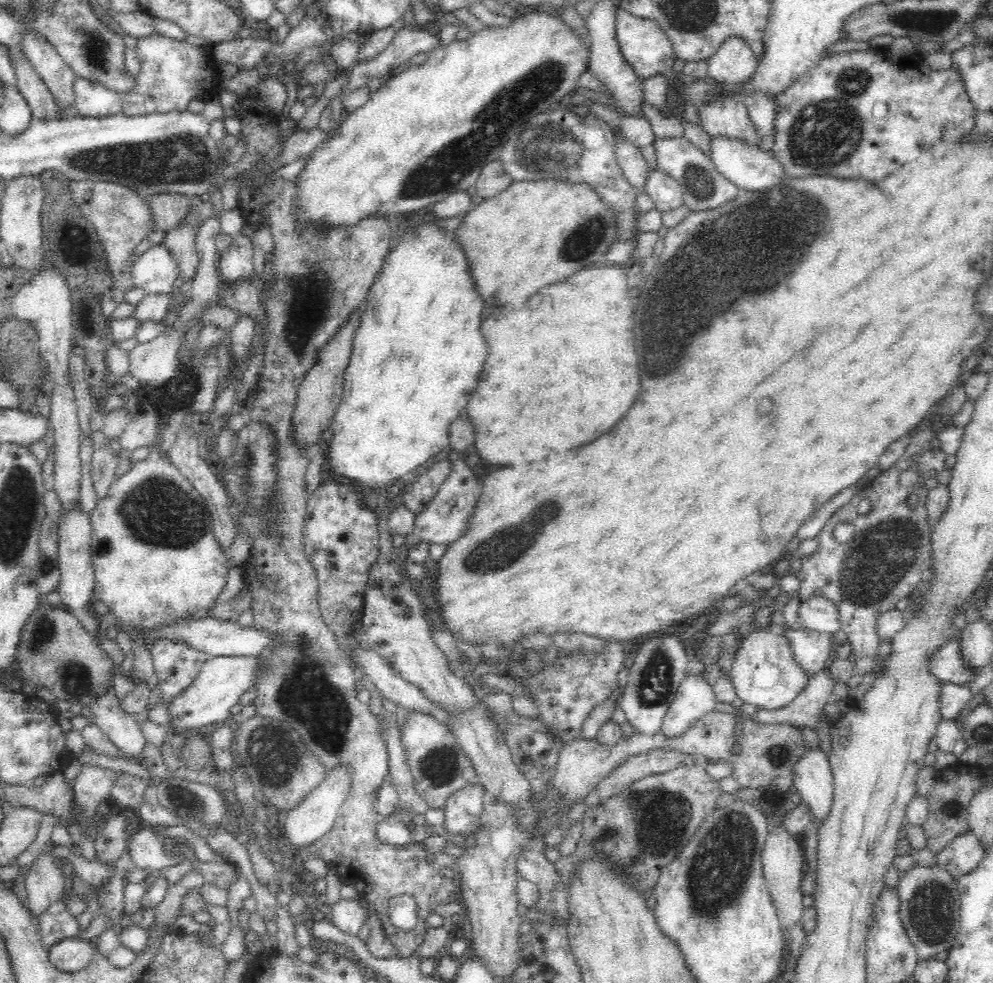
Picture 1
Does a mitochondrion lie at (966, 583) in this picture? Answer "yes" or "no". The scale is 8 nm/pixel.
no

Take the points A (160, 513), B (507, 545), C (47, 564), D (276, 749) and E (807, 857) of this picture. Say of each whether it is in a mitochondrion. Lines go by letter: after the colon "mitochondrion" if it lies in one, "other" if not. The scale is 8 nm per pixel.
A: mitochondrion
B: mitochondrion
C: mitochondrion
D: mitochondrion
E: other

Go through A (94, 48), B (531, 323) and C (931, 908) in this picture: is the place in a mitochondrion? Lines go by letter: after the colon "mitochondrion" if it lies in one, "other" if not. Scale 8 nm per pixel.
A: mitochondrion
B: other
C: mitochondrion

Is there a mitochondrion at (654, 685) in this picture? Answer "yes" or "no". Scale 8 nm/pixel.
yes

